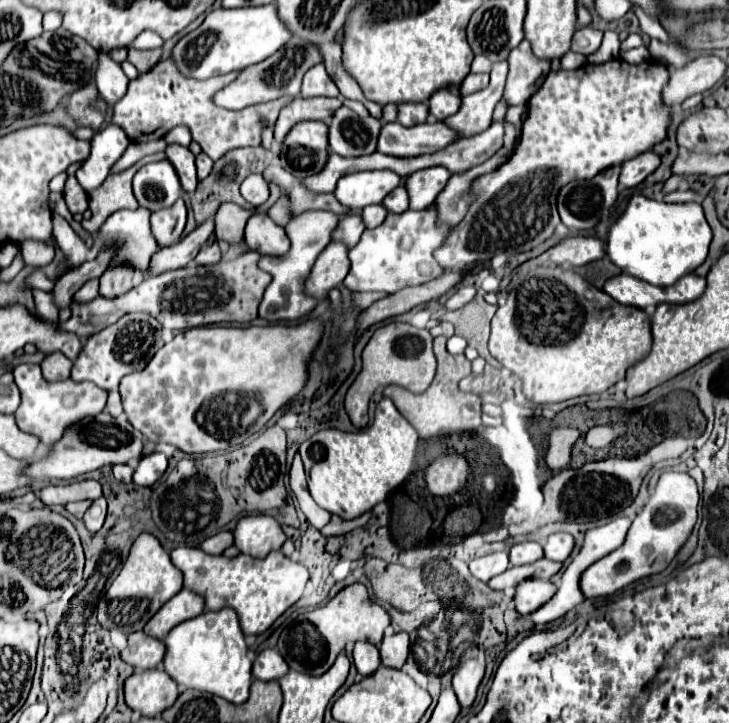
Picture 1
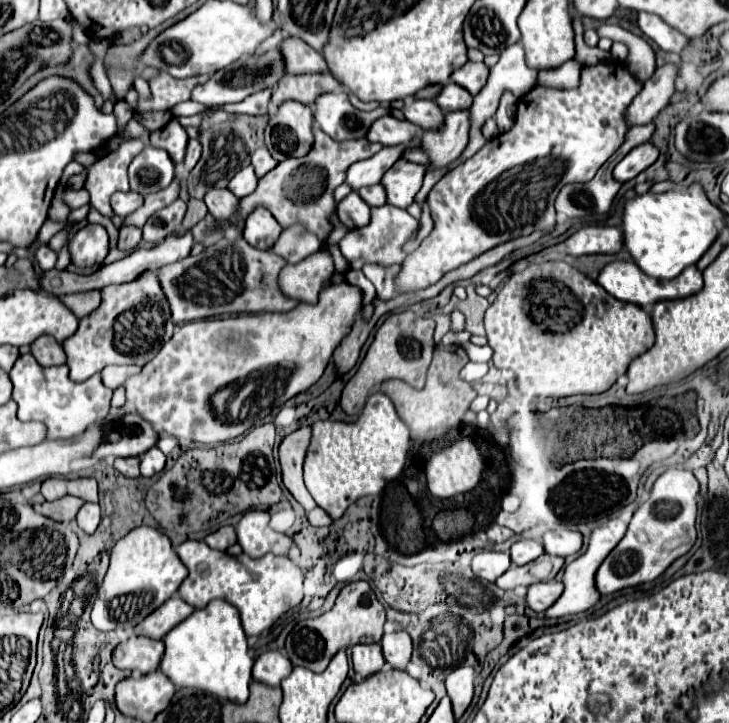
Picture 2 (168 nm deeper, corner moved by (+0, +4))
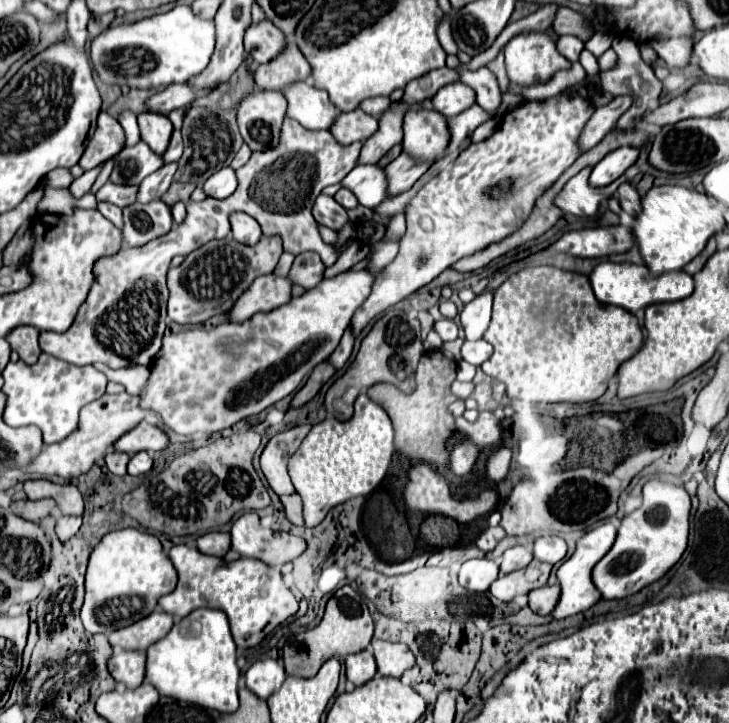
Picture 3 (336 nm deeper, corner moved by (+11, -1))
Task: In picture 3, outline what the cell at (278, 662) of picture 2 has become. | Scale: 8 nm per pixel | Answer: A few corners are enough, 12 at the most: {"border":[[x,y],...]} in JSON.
{"border":[[258,660],[246,674],[246,686],[268,698],[286,680],[276,660]]}

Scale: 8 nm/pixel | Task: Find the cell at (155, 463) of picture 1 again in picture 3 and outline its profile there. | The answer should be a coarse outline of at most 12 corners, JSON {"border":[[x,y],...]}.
{"border":[[138,452],[128,462],[130,476],[152,470],[152,456]]}

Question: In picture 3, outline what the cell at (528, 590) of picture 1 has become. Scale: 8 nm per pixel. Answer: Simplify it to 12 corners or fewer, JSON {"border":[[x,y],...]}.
{"border":[[542,586],[528,594],[534,614],[554,610],[560,586]]}

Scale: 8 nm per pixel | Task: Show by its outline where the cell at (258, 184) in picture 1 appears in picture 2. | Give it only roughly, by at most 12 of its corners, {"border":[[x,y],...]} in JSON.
{"border":[[245,167],[231,177],[227,189],[235,197],[255,191],[257,175]]}

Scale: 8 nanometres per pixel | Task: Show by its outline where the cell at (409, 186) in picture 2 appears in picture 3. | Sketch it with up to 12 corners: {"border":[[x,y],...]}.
{"border":[[356,166],[342,186],[374,210],[388,198],[380,166]]}

